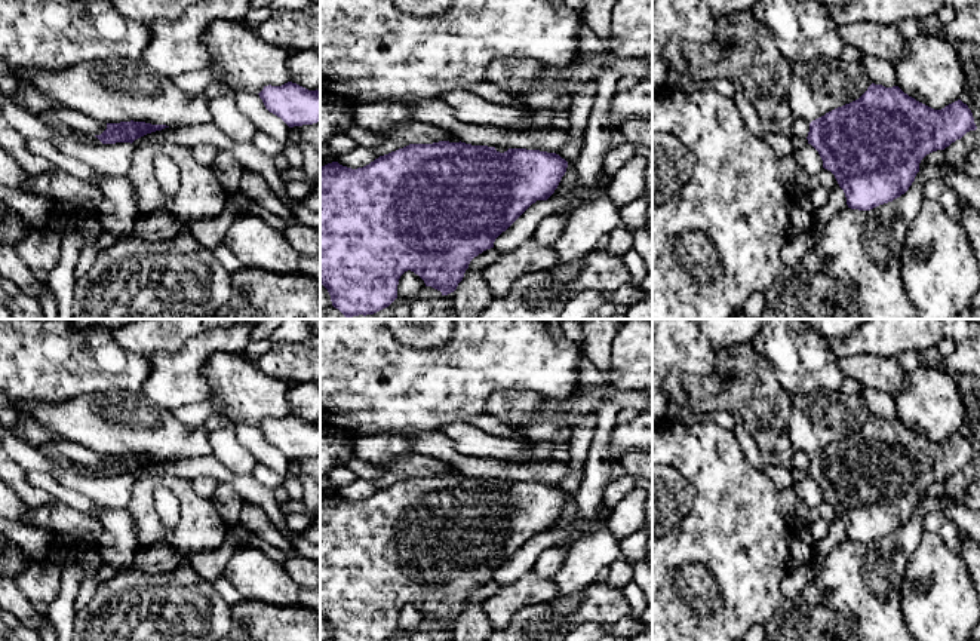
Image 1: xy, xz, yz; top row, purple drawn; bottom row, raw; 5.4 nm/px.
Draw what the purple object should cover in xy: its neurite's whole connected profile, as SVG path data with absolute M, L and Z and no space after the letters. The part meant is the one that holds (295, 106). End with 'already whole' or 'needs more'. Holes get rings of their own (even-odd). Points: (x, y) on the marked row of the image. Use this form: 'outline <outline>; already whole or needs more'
outline M288 82L282 86L264 86L258 93L265 108L289 128L313 125L320 120L320 92Z; already whole

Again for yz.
outline M872 83L858 99L812 120L807 139L818 151L823 168L835 175L848 208L870 211L904 194L927 154L944 150L976 129L973 113L961 99L934 110L898 86Z; already whole

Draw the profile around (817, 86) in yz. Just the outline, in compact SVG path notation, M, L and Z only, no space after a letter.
M815 58L792 65L789 104L808 123L858 99L872 85L860 61Z

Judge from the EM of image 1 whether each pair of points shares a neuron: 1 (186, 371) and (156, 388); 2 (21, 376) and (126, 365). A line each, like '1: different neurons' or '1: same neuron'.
1: same neuron
2: same neuron

